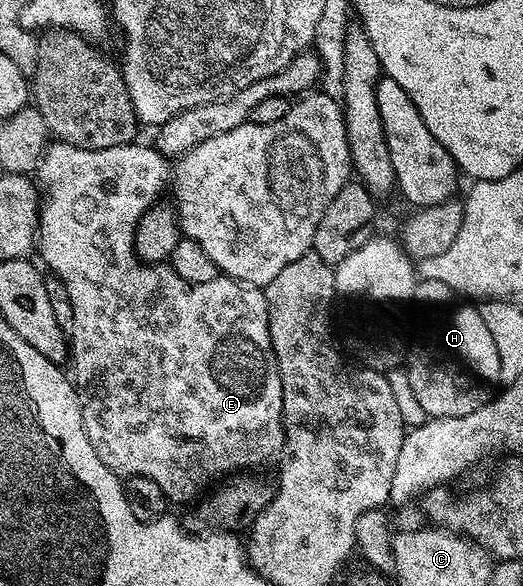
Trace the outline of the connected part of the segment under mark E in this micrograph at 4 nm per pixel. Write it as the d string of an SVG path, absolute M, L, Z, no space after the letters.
M318 89L313 93L303 94L297 101L291 102L284 117L280 117L280 121L272 121L272 125L260 125L247 121L228 133L220 133L196 145L187 155L181 156L175 162L178 164L174 167L172 203L178 212L178 226L181 234L200 244L204 253L212 257L219 272L230 278L219 277L203 283L184 281L184 277L177 275L173 267L166 263L144 263L134 253L134 234L140 217L160 199L158 195L160 156L153 146L141 147L140 144L141 142L135 141L112 149L93 151L73 147L61 141L51 142L36 168L37 178L44 188L44 198L41 200L38 212L36 251L42 254L43 261L50 266L49 274L55 275L64 285L64 289L68 289L68 297L72 301L72 329L68 333L69 362L74 363L72 382L78 389L84 433L88 433L88 441L92 441L92 449L96 449L96 457L100 457L100 461L104 461L104 465L108 465L108 469L112 469L119 477L131 475L152 477L152 481L156 481L156 485L164 489L167 500L171 504L186 503L189 499L197 500L215 481L231 473L258 469L261 463L268 462L273 455L275 458L281 452L284 441L282 386L280 385L280 369L276 361L276 353L272 349L272 337L268 329L268 305L266 292L263 289L270 284L272 277L276 277L276 273L280 273L280 269L292 265L296 257L304 257L304 253L313 248L316 225L320 225L320 217L324 217L324 209L328 209L328 205L332 205L332 197L336 197L336 193L340 193L340 189L344 189L344 185L351 182L352 164L346 136L346 116L339 100L333 99Z

